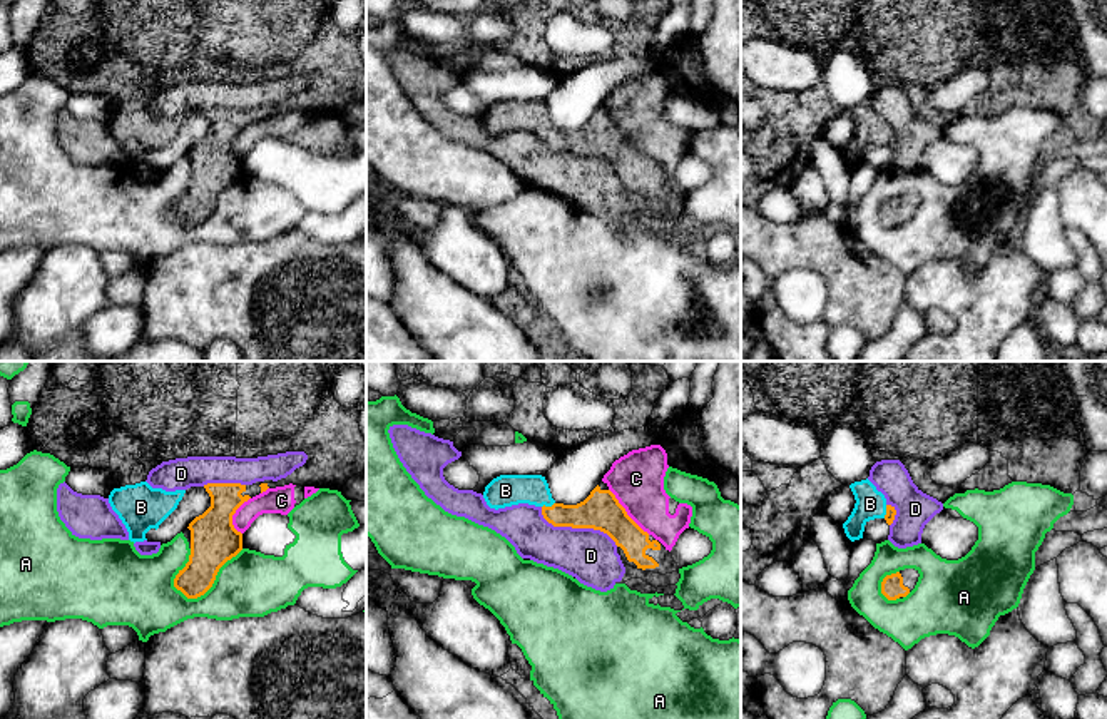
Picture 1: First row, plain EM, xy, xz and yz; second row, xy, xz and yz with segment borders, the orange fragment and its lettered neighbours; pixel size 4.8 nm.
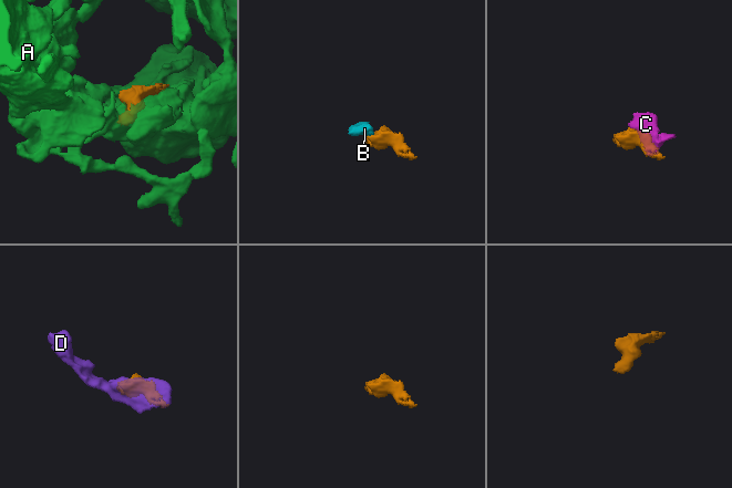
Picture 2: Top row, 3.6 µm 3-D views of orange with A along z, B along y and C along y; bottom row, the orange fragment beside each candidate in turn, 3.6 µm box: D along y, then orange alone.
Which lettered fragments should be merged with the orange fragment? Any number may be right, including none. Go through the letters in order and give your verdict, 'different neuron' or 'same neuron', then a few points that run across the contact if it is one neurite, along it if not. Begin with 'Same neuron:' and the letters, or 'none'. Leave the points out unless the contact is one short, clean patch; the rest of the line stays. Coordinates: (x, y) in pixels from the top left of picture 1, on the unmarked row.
Same neuron: B
A: different neuron
B: same neuron | xz (599, 136), (554, 139), (547, 132), (530, 116), (505, 116)
C: different neuron | xz (609, 114), (624, 136), (649, 159)
D: different neuron

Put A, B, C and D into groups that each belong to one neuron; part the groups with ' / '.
A / B / C D

